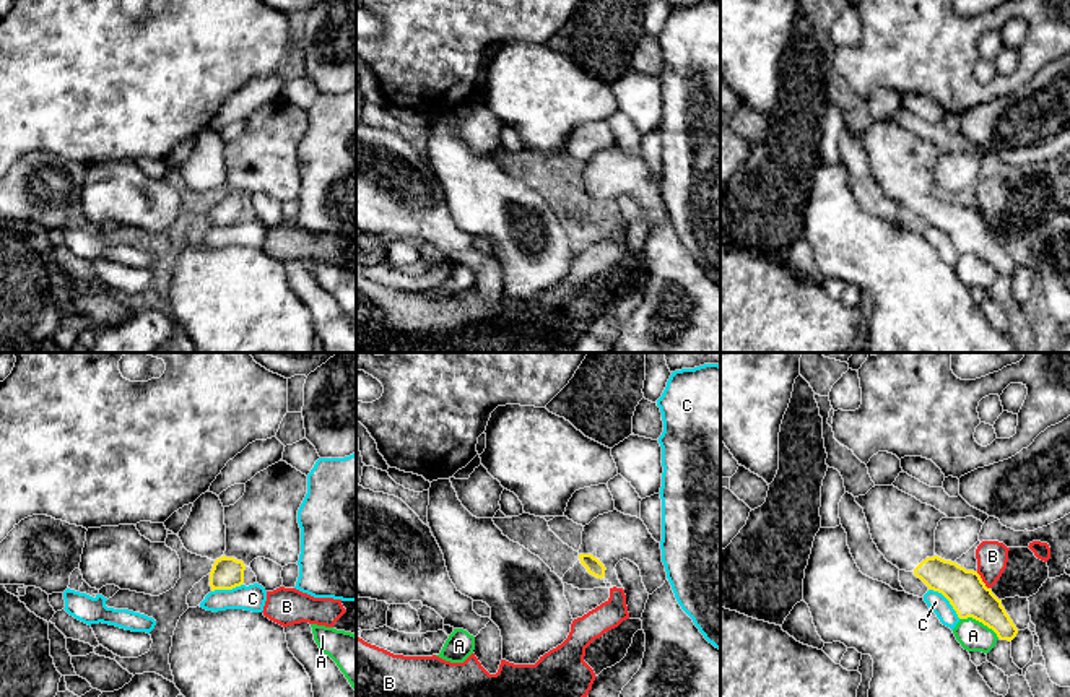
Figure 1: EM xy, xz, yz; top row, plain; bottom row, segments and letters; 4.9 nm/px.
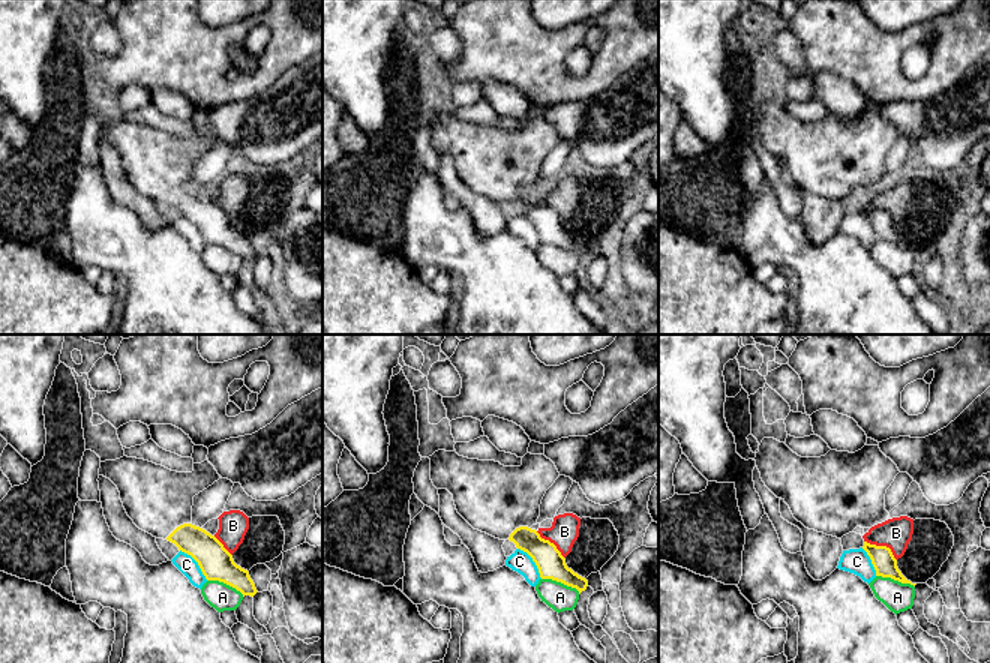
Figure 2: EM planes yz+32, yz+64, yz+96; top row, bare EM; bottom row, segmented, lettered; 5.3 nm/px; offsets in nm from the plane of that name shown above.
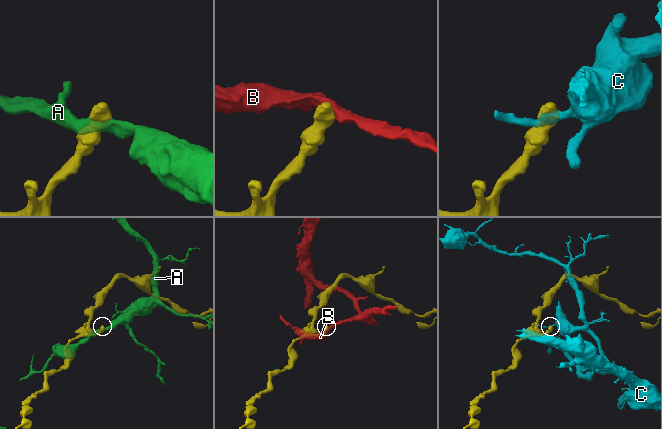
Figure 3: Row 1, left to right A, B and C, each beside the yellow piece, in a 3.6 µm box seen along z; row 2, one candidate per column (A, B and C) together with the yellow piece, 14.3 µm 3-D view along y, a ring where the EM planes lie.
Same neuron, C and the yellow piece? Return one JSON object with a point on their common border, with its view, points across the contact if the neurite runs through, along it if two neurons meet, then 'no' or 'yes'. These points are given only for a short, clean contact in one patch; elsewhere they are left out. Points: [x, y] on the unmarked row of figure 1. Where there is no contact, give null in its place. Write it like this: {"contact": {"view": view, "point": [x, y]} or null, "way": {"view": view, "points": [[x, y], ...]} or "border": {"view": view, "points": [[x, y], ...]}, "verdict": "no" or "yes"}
{"contact": {"view": "yz", "point": [947, 234]}, "border": {"view": "yz", "points": [[929, 225], [940, 229], [960, 254]]}, "verdict": "no"}

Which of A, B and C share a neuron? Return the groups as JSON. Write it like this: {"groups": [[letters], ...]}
{"groups": [["A"], ["B"], ["C"]]}

